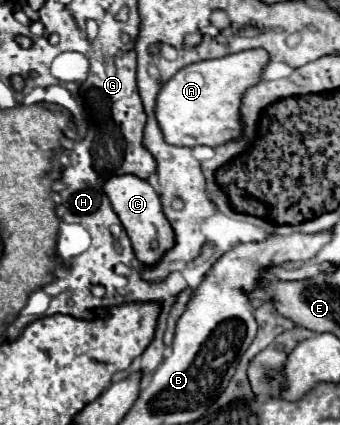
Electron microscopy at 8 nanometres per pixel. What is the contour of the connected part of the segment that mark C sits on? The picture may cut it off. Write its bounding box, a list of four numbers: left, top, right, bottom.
[104,175,174,265]

